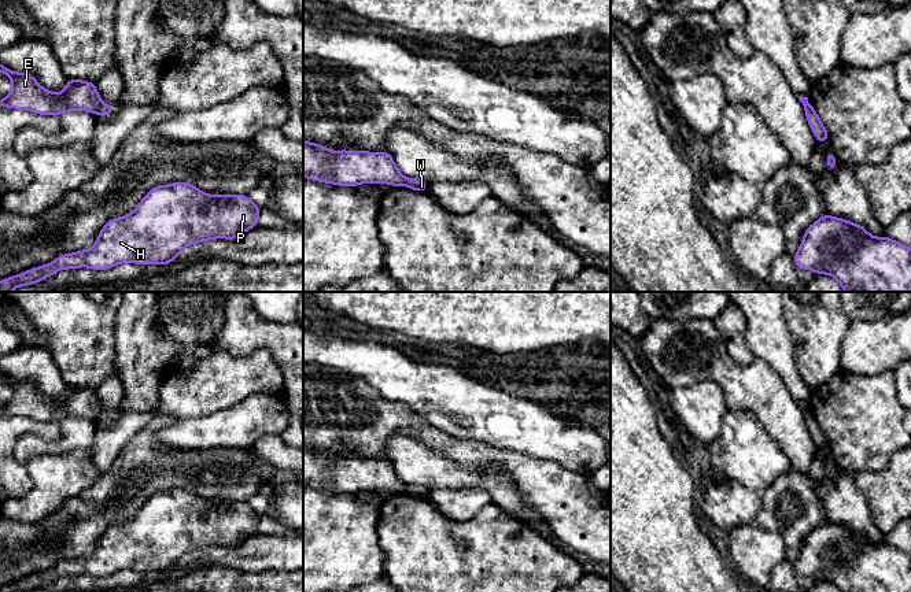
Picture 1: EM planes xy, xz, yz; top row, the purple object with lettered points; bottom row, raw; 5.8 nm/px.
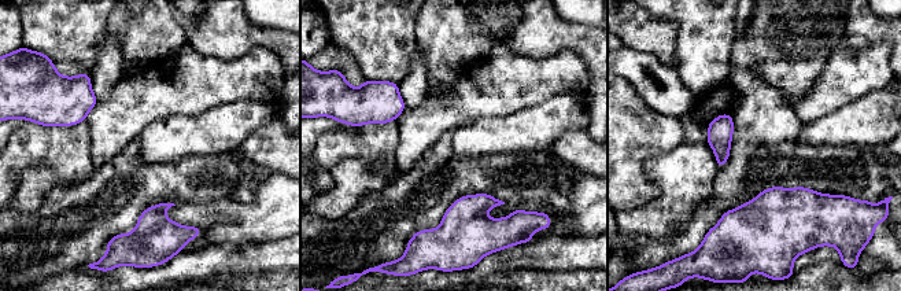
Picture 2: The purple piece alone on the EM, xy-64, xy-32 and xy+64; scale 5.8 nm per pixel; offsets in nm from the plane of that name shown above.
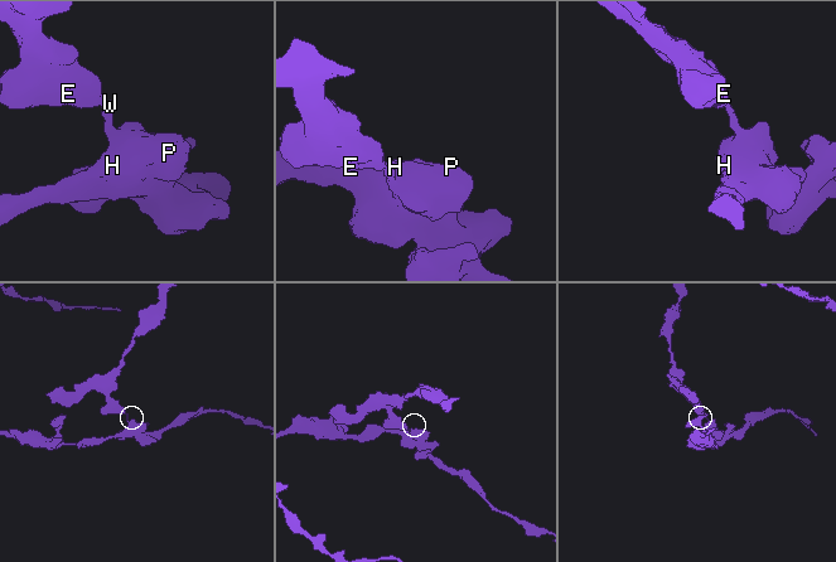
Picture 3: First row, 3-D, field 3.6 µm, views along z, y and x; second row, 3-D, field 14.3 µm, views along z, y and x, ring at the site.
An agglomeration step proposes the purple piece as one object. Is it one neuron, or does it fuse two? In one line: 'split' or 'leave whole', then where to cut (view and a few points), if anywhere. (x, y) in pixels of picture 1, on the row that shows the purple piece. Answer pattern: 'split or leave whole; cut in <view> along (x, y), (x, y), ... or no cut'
split; cut in xy along (102, 103), (95, 113)

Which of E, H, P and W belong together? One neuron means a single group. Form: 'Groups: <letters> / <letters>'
Groups: E / H P W

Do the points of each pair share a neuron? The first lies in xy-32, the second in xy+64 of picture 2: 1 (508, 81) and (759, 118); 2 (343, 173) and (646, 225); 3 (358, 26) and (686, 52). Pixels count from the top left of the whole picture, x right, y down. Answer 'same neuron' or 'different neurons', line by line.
1: different neurons
2: same neuron
3: same neuron

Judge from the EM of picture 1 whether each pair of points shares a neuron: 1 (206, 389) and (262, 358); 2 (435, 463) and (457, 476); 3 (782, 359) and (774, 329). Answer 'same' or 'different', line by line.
1: same
2: same
3: same

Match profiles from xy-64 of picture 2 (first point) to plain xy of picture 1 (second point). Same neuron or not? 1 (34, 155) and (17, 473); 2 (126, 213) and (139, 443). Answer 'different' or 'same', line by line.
1: different
2: same

